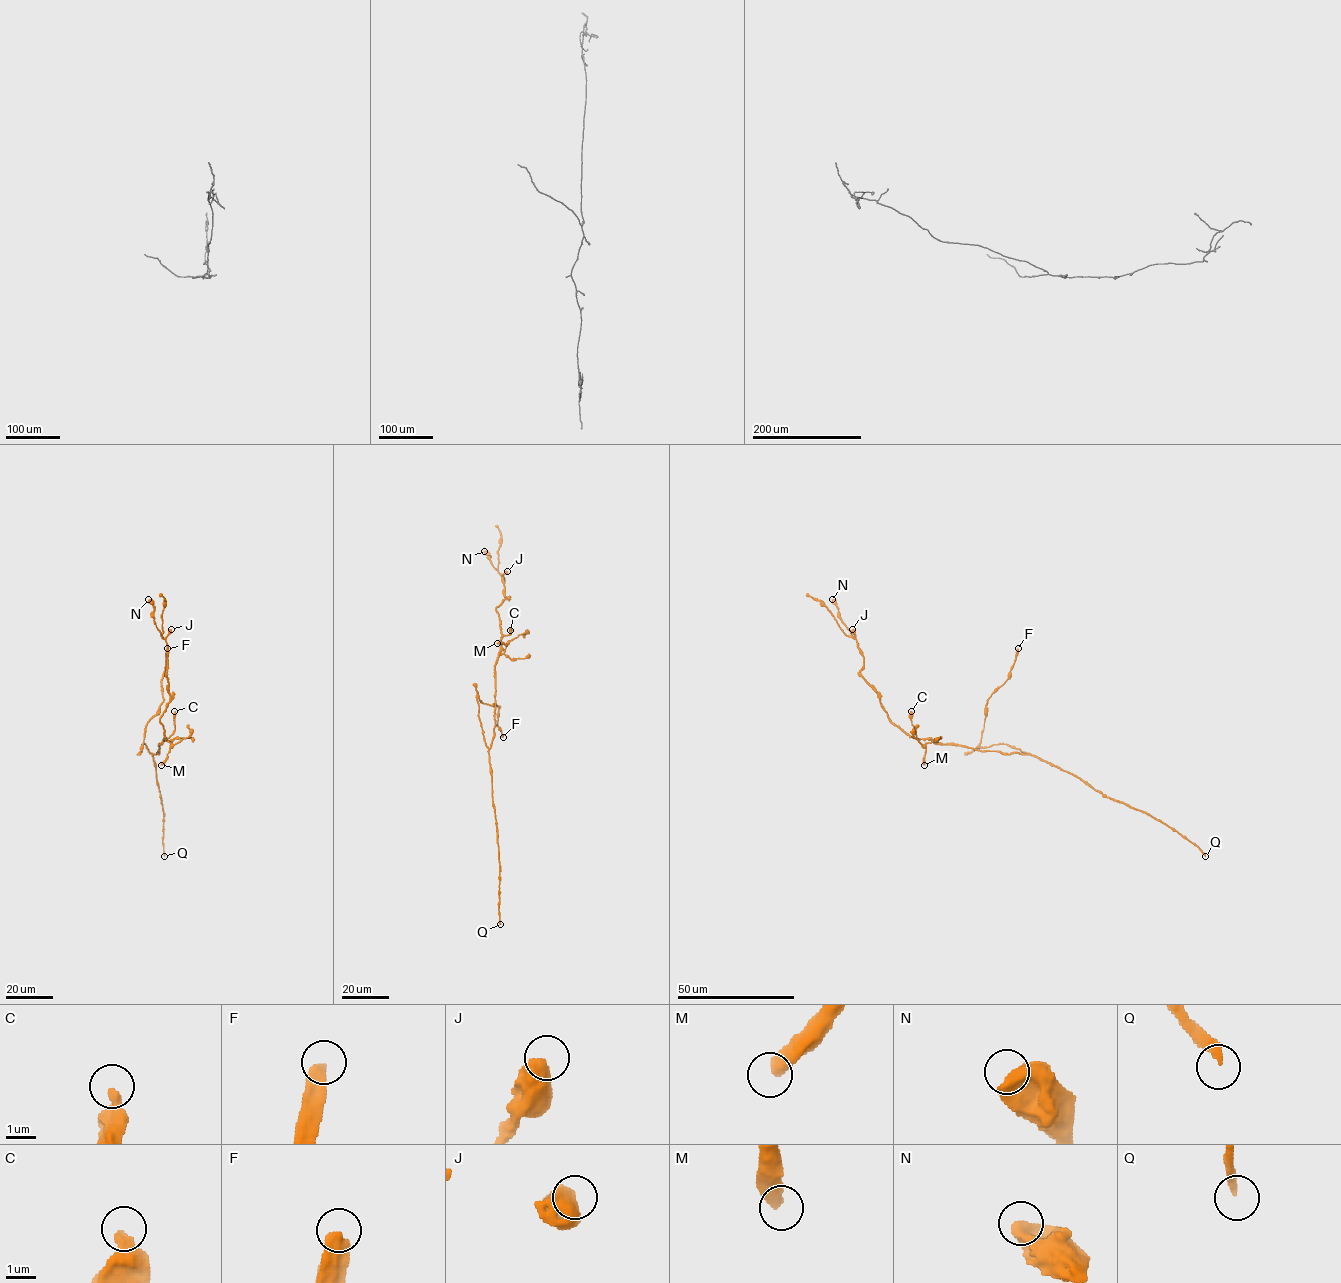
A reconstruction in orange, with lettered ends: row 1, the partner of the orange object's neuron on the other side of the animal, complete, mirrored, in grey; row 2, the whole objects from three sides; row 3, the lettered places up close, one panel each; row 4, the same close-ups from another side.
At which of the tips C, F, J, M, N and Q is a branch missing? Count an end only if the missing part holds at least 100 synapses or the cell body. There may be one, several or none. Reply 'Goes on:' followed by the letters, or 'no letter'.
Goes on: Q

